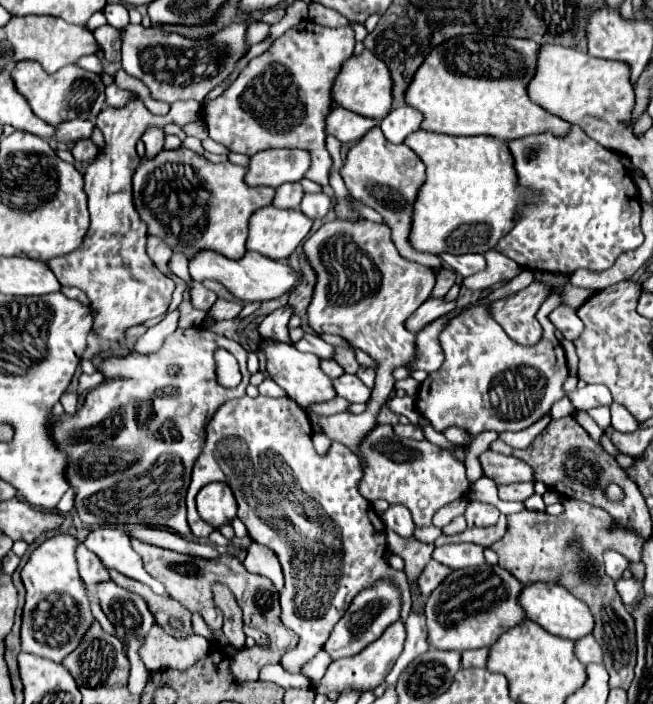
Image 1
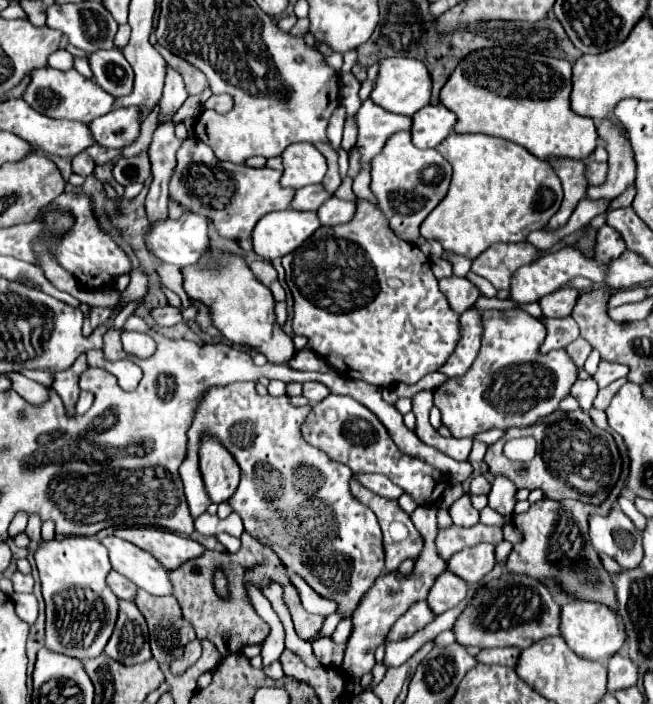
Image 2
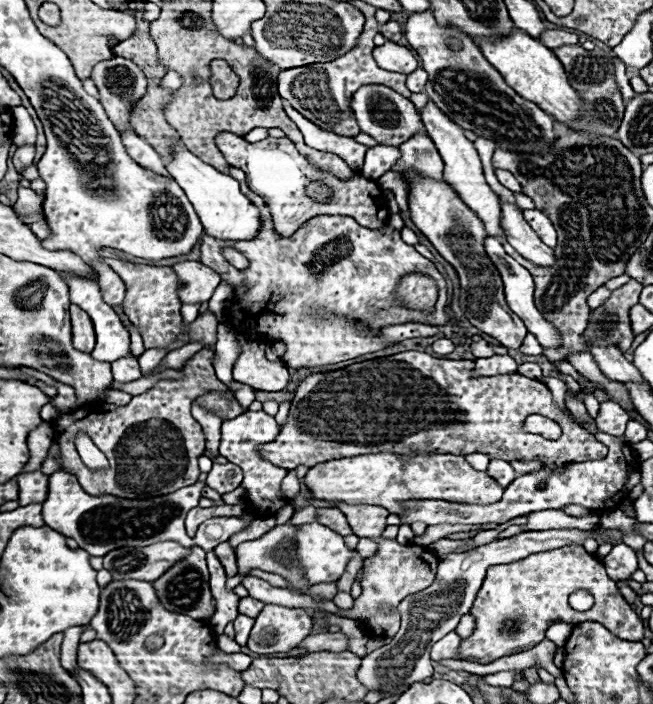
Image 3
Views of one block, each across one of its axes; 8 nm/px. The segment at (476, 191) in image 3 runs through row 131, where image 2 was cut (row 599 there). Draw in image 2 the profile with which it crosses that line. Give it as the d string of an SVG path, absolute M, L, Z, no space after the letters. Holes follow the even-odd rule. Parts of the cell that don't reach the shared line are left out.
M444 570L436 578L434 586L430 588L426 602L434 614L442 614L442 612L454 608L456 604L460 604L466 598L466 590L468 590L468 584L464 580L460 580L460 576L452 574L450 570Z

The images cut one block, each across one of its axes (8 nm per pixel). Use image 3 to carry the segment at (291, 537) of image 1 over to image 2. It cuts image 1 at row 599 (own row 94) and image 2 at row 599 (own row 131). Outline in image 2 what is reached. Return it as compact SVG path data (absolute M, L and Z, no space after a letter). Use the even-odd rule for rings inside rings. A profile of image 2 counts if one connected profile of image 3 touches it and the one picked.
M236 382L220 388L210 388L188 430L188 456L180 466L180 478L184 482L184 494L190 514L192 518L198 518L210 506L210 498L204 492L204 482L198 468L200 434L210 434L218 438L240 466L240 486L232 496L232 510L240 514L246 532L262 544L268 544L280 556L282 564L302 576L316 594L336 600L338 614L342 614L346 620L352 616L354 606L360 602L362 594L384 570L382 532L374 512L362 506L350 494L348 480L352 476L352 470L348 470L340 462L330 460L326 452L320 452L302 438L300 428L308 412L310 406L294 406L288 396L260 396L254 382Z

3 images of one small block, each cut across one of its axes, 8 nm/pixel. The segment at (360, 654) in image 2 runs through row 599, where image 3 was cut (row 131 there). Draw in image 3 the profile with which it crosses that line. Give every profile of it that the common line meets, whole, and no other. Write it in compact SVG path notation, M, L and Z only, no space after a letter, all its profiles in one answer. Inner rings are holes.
M386 86L360 88L352 98L352 110L356 114L360 130L364 134L370 134L372 138L376 138L384 146L400 146L402 142L406 142L414 134L424 132L424 124L420 120L418 110L414 108L414 104L408 98L404 98L402 94L398 94Z

